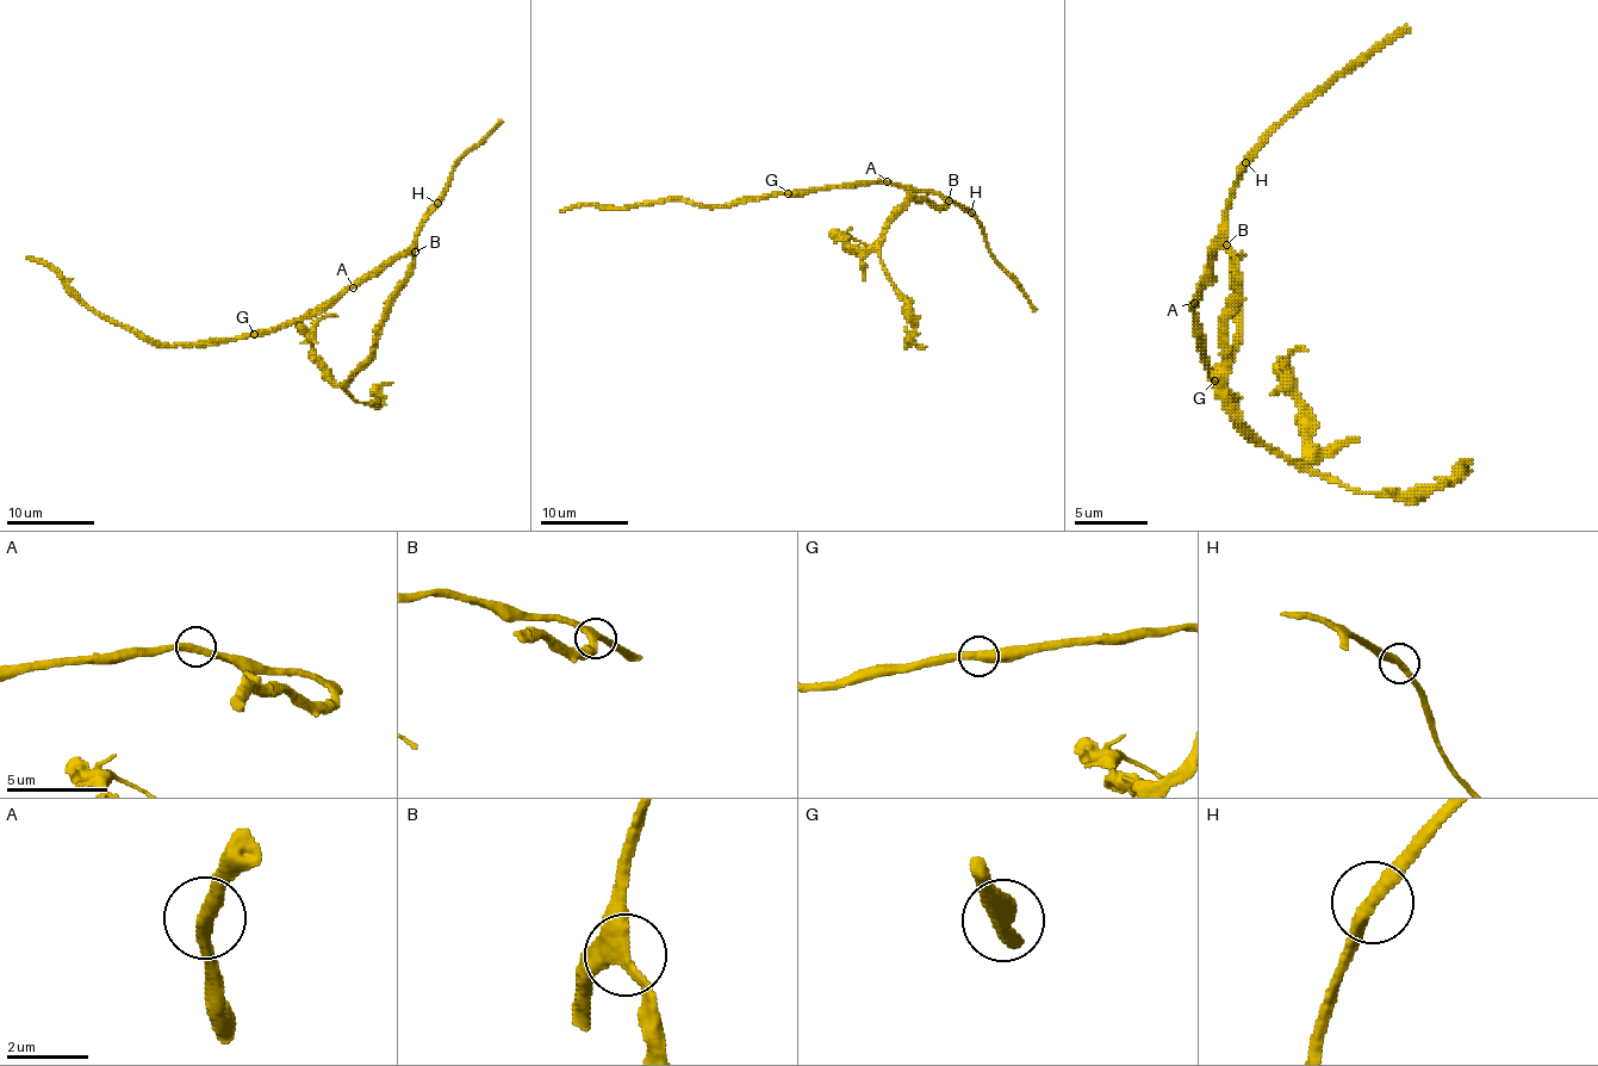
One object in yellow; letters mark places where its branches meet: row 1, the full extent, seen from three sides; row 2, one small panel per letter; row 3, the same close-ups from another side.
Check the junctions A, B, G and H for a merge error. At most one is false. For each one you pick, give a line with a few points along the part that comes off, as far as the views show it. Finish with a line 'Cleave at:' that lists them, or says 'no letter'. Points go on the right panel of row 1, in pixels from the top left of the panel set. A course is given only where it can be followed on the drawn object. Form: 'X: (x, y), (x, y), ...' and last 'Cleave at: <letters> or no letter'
Cleave at: no letter

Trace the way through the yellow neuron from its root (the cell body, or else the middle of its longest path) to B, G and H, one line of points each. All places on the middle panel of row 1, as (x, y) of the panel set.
B: (884, 183), (933, 192), (949, 200)
G: (884, 183), (860, 181), (788, 194)
H: (884, 183), (933, 190), (970, 212)

